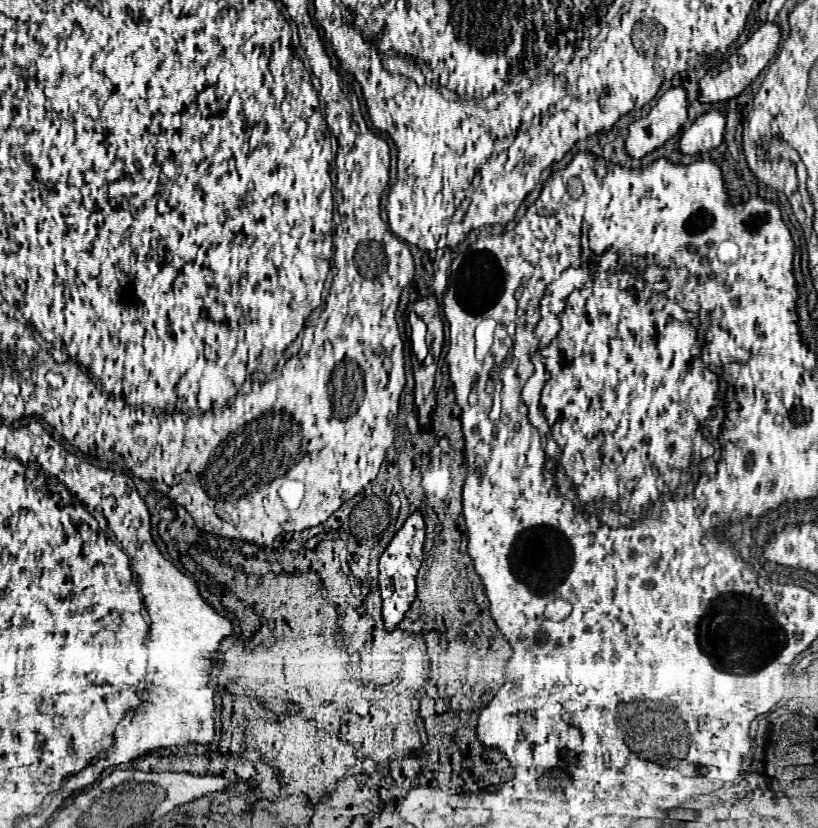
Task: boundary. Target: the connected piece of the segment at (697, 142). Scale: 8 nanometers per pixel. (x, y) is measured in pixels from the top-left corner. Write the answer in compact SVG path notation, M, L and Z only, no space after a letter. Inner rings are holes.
M719 111L703 113L681 137L679 151L683 155L697 155L719 147L723 141L725 129L725 115Z

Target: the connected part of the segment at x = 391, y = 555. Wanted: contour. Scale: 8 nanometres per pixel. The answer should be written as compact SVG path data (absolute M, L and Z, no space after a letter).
M419 511L409 515L403 527L395 533L391 543L387 545L385 553L379 559L379 589L383 597L383 621L385 629L393 631L409 611L411 603L417 597L417 571L423 563L423 541L425 541L425 523Z

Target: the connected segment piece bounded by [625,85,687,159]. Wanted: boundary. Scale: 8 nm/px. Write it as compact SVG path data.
M681 85L671 87L661 95L657 105L645 117L629 125L625 153L631 159L643 159L647 153L659 149L667 139L677 135L685 121L687 93Z

